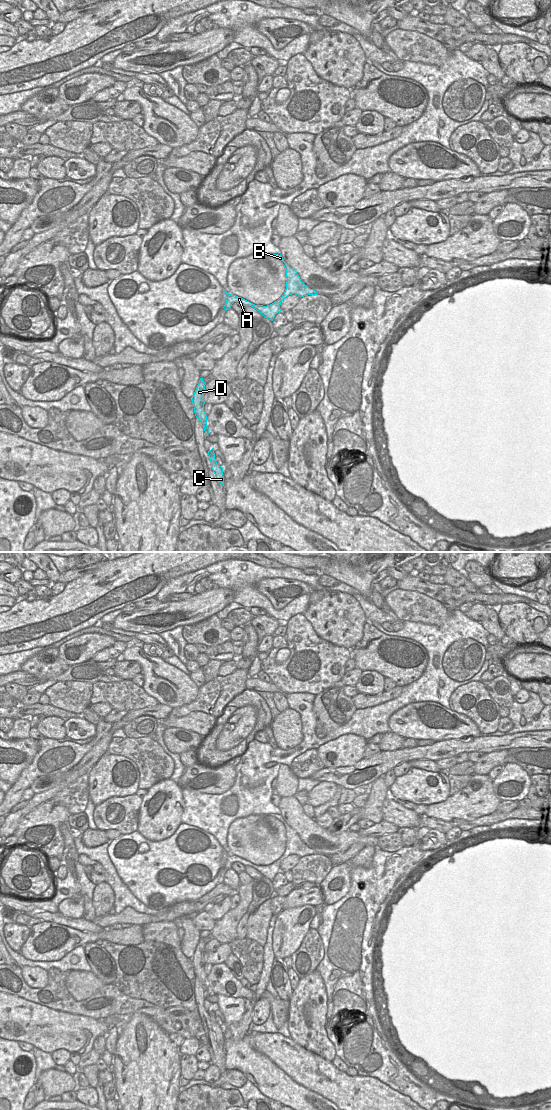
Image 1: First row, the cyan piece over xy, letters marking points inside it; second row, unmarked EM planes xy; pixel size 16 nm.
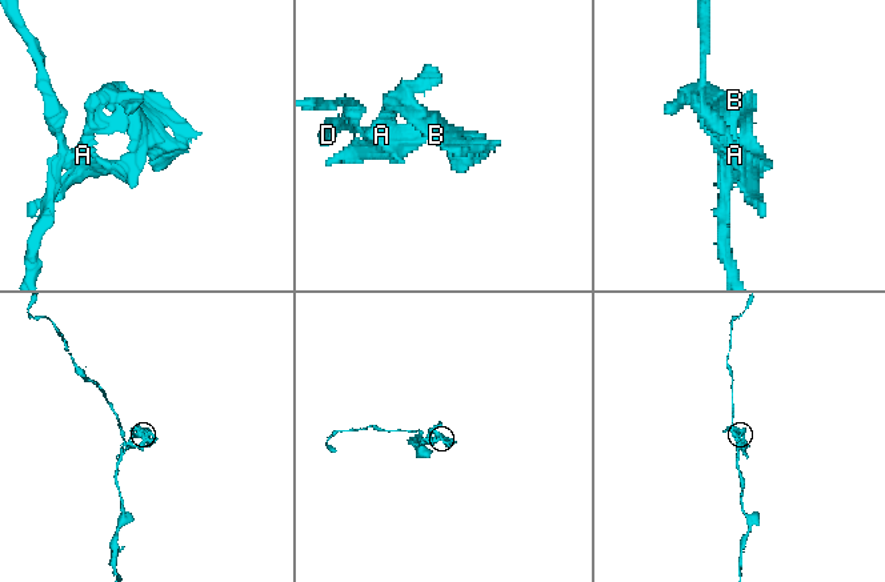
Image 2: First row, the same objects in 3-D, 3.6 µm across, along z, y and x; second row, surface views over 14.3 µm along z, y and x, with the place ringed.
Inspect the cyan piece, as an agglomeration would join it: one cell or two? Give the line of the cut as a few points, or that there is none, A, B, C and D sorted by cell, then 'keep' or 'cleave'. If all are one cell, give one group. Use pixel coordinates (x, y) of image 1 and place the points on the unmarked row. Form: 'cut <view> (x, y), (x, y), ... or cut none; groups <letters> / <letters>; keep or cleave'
cut xy (229, 855), (224, 868); groups A B / C D; cleave

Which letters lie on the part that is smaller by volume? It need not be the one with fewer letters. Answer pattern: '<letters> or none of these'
A, B.

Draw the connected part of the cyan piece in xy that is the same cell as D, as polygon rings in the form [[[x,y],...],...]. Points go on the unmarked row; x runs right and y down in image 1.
[[[200,938],[199,943],[196,947],[196,950],[191,960],[192,960],[193,967],[194,967],[195,976],[204,985],[205,999],[206,999],[209,993],[209,989],[207,987],[207,975],[204,972],[205,945],[206,943],[203,941],[203,938]]]

